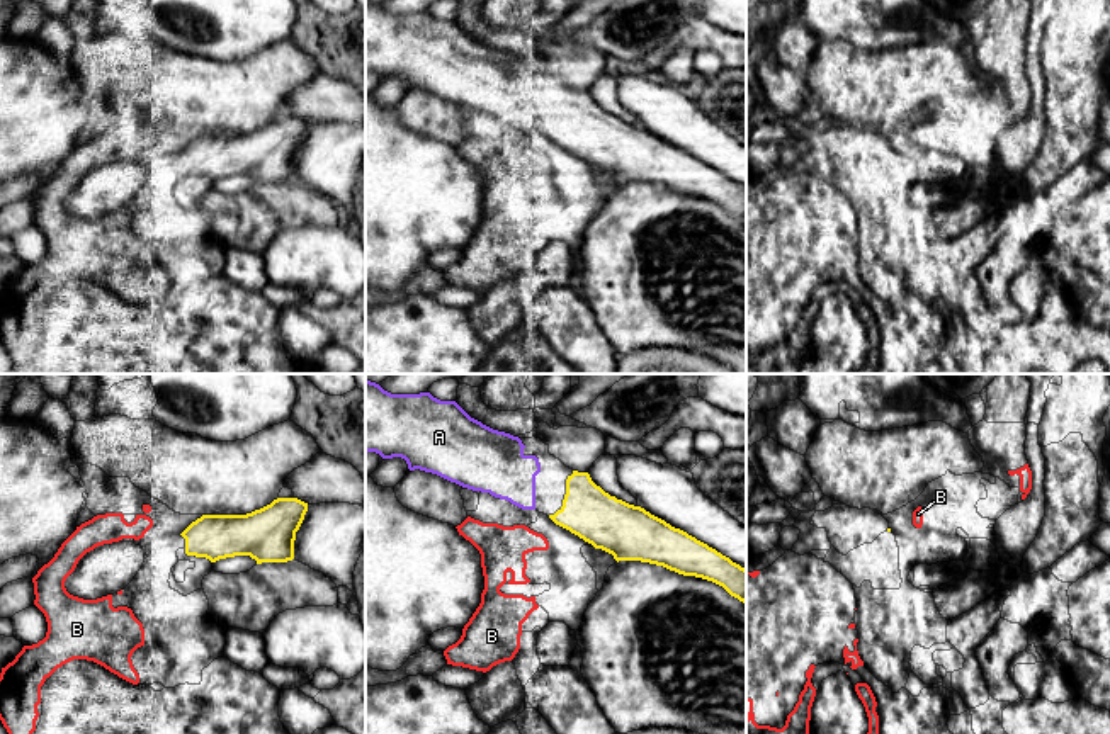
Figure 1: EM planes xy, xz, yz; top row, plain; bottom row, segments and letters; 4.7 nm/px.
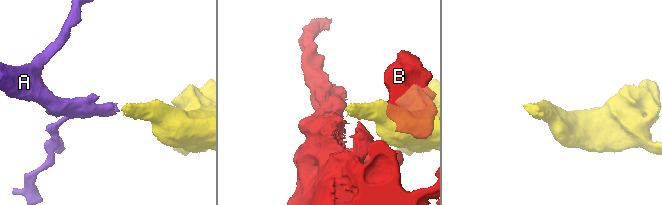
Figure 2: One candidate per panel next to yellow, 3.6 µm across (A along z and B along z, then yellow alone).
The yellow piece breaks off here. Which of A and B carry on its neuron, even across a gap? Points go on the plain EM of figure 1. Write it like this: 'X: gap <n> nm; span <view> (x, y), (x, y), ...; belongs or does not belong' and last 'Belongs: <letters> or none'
A: gap 80 nm; span xz (549, 135), (534, 128); belongs
B: gap 90 nm; span xz (553, 140), (541, 153); does not belong
Belongs: A

